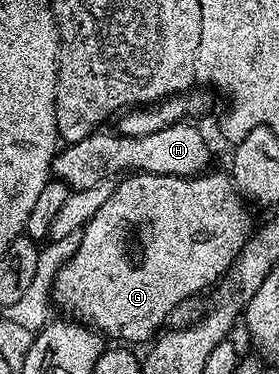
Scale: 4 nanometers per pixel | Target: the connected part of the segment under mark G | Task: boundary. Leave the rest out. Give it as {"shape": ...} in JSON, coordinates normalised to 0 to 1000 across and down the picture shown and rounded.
{"shape":[[[484,460],[480,473],[452,473],[419,487],[412,511],[376,535],[373,548],[333,575],[330,586],[312,594],[297,612],[297,639],[283,668],[222,714],[197,741],[186,805],[197,818],[222,824],[226,840],[247,842],[262,856],[348,885],[355,893],[423,890],[427,914],[466,917],[452,912],[523,912],[534,914],[606,861],[624,824],[645,810],[695,799],[706,783],[724,783],[738,770],[778,765],[824,727],[824,711],[860,682],[860,671],[882,647],[903,631],[896,612],[896,570],[885,540],[864,516],[839,503],[835,484],[806,460],[753,463],[728,460],[720,468],[677,473],[591,473],[570,463]]]}

